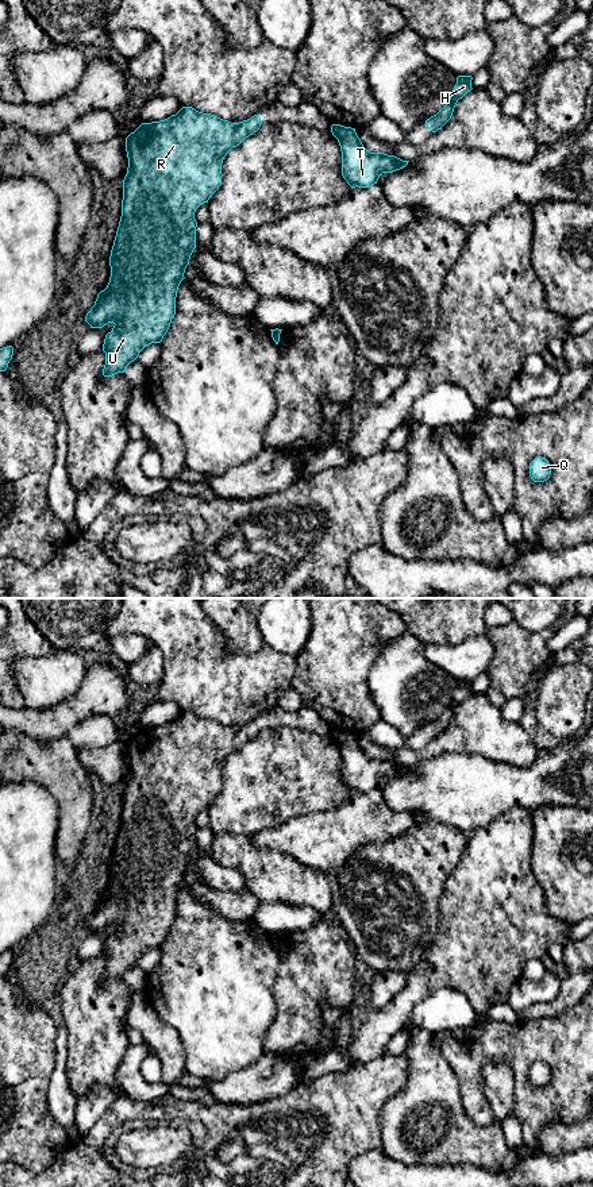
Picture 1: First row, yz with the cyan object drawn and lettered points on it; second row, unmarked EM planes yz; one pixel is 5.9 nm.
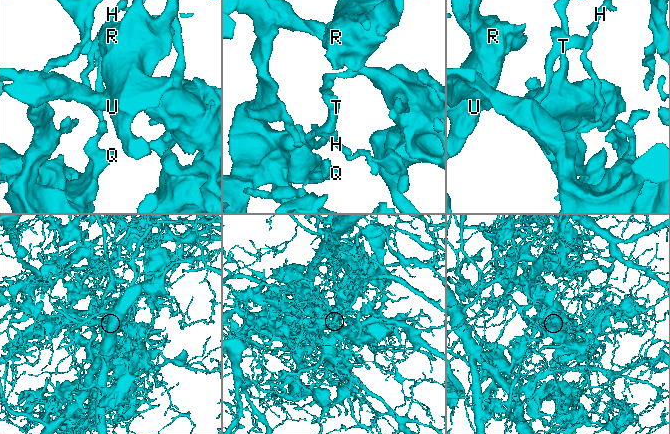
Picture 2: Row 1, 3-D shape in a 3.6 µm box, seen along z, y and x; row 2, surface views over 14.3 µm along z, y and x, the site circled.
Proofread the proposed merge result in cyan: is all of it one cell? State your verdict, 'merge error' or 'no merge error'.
merge error

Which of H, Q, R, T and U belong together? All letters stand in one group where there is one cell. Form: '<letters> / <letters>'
H T / Q R U

